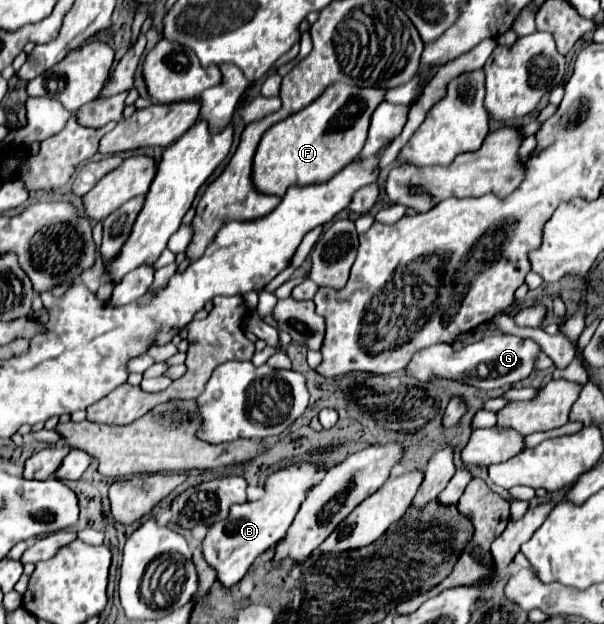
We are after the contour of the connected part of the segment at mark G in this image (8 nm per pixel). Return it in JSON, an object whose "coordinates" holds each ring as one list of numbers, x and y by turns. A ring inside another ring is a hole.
{"coordinates":[[494,333,476,343,470,343,458,351,454,351,452,347,442,345,442,343,432,345,424,351,418,351,410,359,406,373,420,383,426,383,432,379,454,379,454,381,490,391,490,389,498,389,498,387,512,385,516,381,526,379,534,371,534,359,538,353,540,353,540,347,532,339,520,339,516,335]]}

